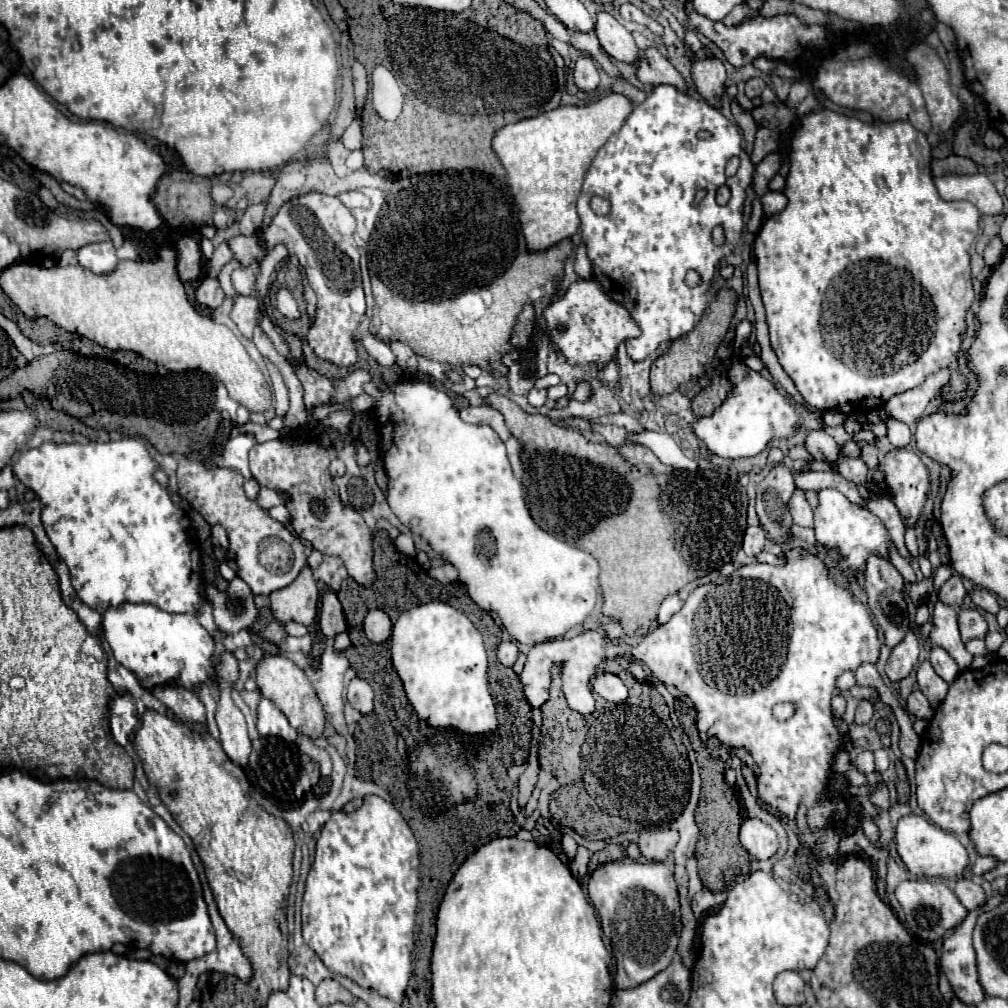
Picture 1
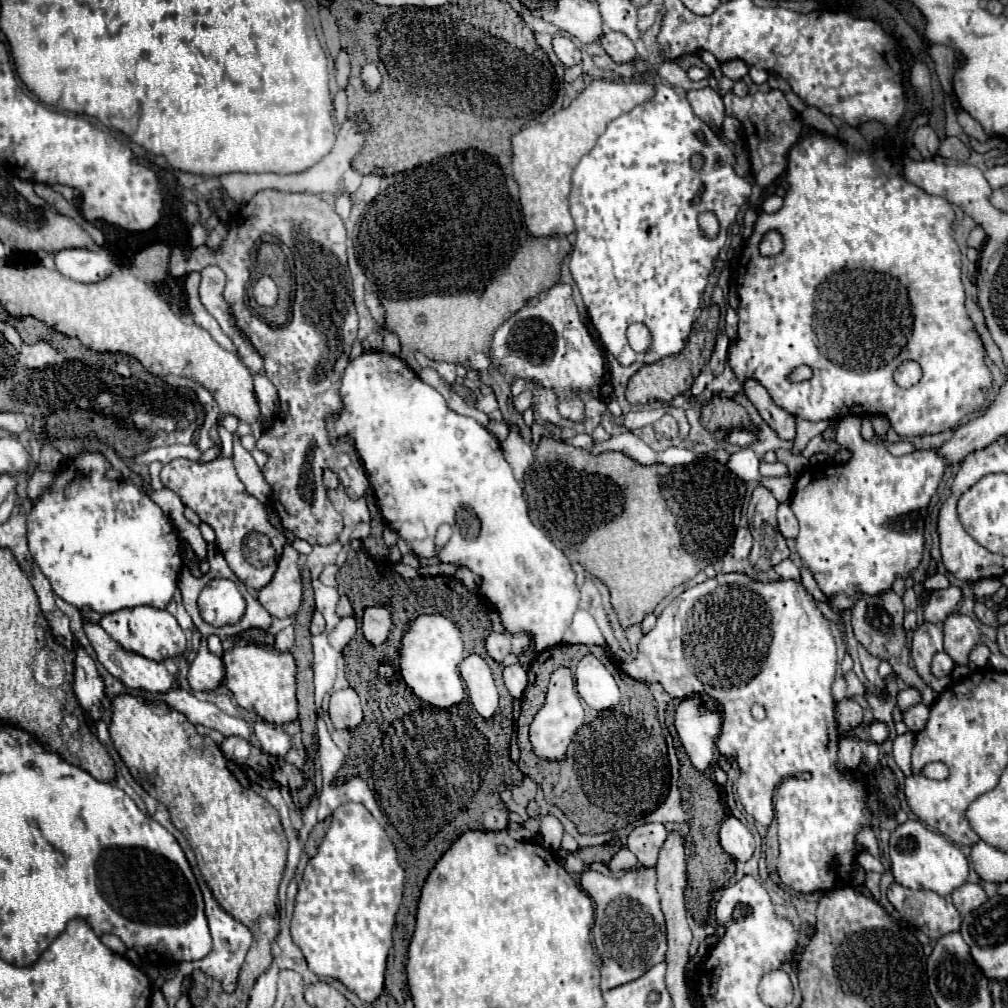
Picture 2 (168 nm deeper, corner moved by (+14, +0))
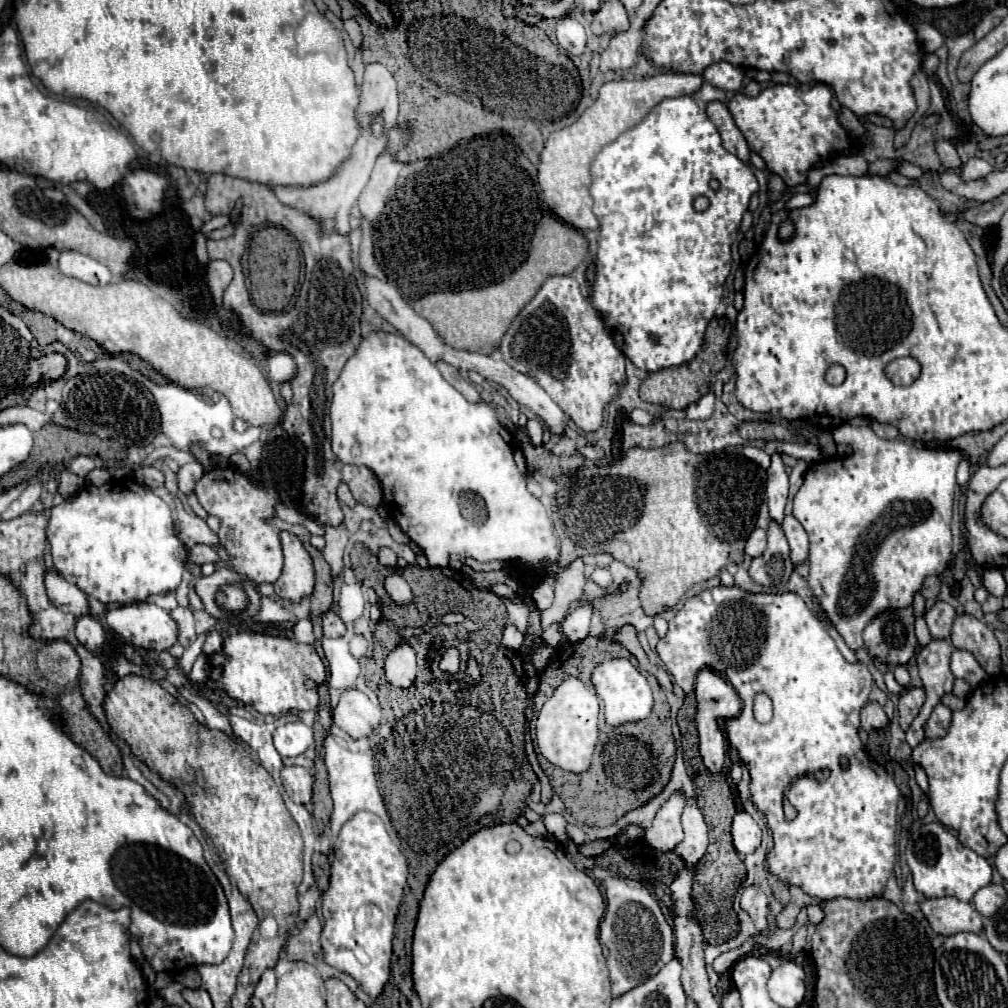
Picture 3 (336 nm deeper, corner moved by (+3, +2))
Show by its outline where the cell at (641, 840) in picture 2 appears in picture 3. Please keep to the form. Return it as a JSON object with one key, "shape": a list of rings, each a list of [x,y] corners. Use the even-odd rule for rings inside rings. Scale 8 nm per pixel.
{"shape":[[[675,794],[671,800],[663,804],[663,808],[657,812],[651,828],[645,830],[645,842],[653,846],[655,850],[673,850],[683,840],[681,830],[681,812],[683,812],[685,800],[681,794]]]}

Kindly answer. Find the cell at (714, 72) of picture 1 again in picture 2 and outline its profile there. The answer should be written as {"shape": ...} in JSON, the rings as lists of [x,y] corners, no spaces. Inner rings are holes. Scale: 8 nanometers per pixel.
{"shape":[[[702,88],[702,90],[690,90],[688,102],[694,110],[694,114],[708,124],[716,136],[722,136],[722,120],[724,120],[724,104],[716,90]]]}

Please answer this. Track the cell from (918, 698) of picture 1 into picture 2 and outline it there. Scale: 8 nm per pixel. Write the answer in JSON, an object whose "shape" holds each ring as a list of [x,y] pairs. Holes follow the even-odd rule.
{"shape":[[[916,704],[914,708],[910,708],[910,712],[904,712],[904,724],[914,732],[922,732],[926,726],[926,720],[930,716],[930,708],[924,704]]]}

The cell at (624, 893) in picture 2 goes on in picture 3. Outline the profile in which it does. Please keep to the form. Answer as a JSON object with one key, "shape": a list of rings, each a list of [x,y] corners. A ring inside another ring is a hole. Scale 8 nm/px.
{"shape":[[[617,876],[605,878],[603,886],[607,894],[607,914],[599,926],[599,940],[609,948],[607,966],[611,972],[611,992],[613,996],[621,996],[655,976],[675,958],[675,938],[653,894],[653,886],[631,886]]]}

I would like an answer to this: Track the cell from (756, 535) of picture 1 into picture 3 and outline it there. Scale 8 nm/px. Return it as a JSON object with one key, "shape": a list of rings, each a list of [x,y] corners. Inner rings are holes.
{"shape":[[[755,528],[755,530],[751,532],[751,536],[749,536],[747,544],[745,544],[745,554],[747,554],[747,556],[751,556],[751,558],[757,558],[757,556],[761,556],[761,554],[763,554],[765,546],[767,546],[765,530],[763,530],[763,528]]]}

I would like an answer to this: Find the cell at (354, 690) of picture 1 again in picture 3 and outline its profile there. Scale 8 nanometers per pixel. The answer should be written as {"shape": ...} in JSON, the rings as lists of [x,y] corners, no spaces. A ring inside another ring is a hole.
{"shape":[[[359,690],[343,692],[337,708],[333,708],[333,722],[351,738],[369,736],[381,720],[381,710],[365,698]]]}

